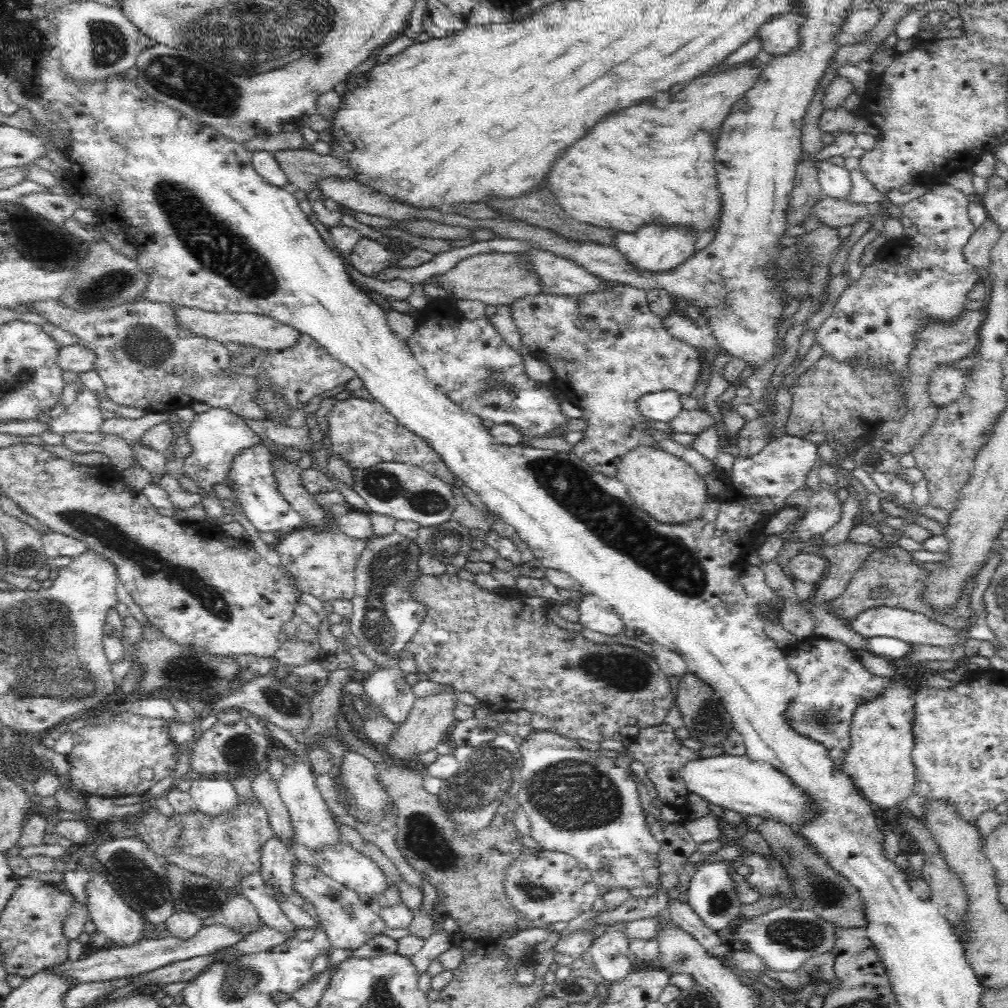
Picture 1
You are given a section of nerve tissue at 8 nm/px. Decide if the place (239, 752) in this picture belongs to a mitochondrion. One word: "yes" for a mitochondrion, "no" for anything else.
yes

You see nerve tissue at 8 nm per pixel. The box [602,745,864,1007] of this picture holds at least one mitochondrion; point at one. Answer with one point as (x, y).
(804, 935)

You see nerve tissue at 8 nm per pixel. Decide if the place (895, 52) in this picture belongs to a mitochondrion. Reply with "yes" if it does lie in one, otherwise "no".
no

